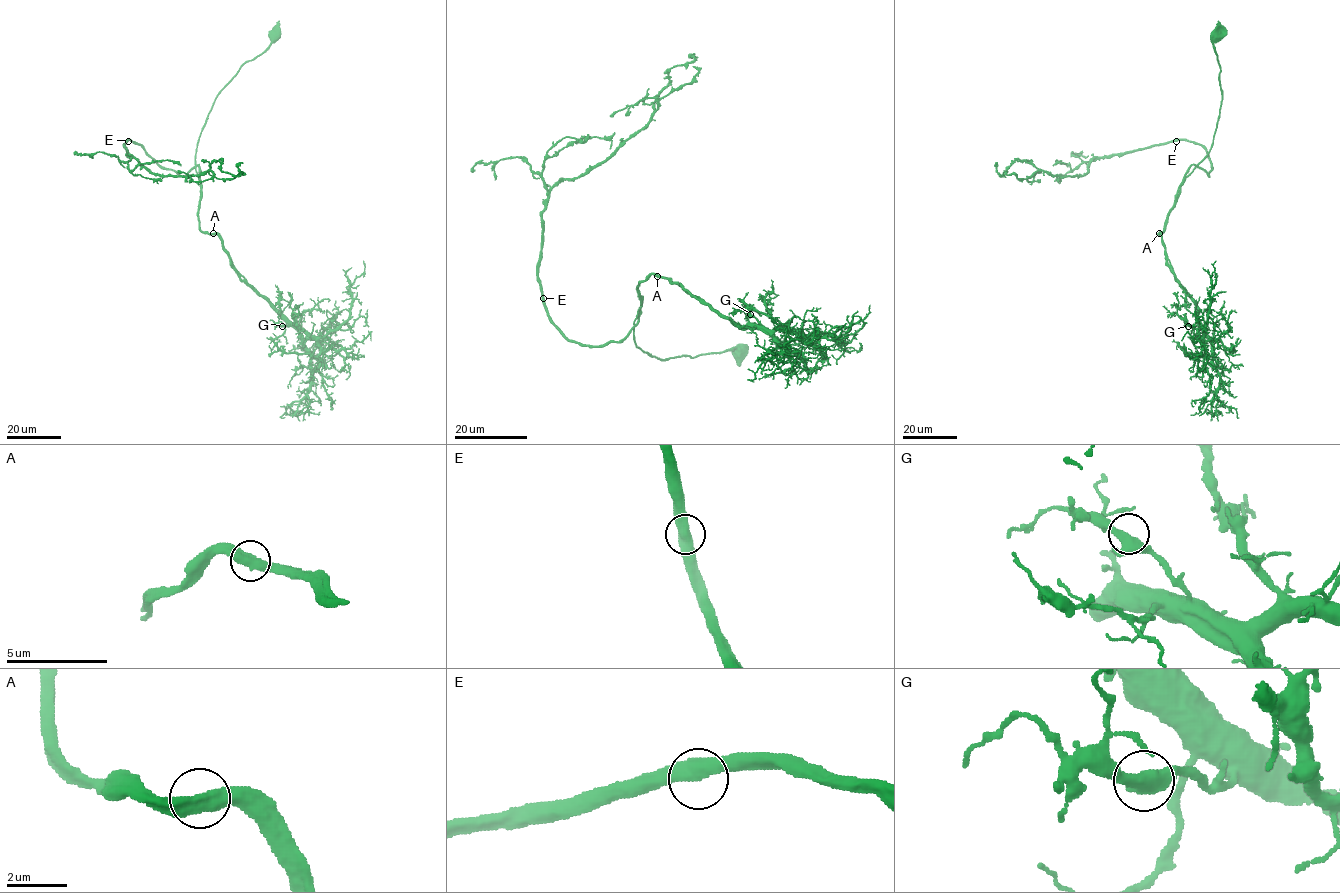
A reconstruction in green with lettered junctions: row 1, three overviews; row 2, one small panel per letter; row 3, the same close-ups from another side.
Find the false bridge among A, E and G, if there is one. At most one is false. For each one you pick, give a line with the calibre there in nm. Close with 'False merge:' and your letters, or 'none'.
False merge: none

